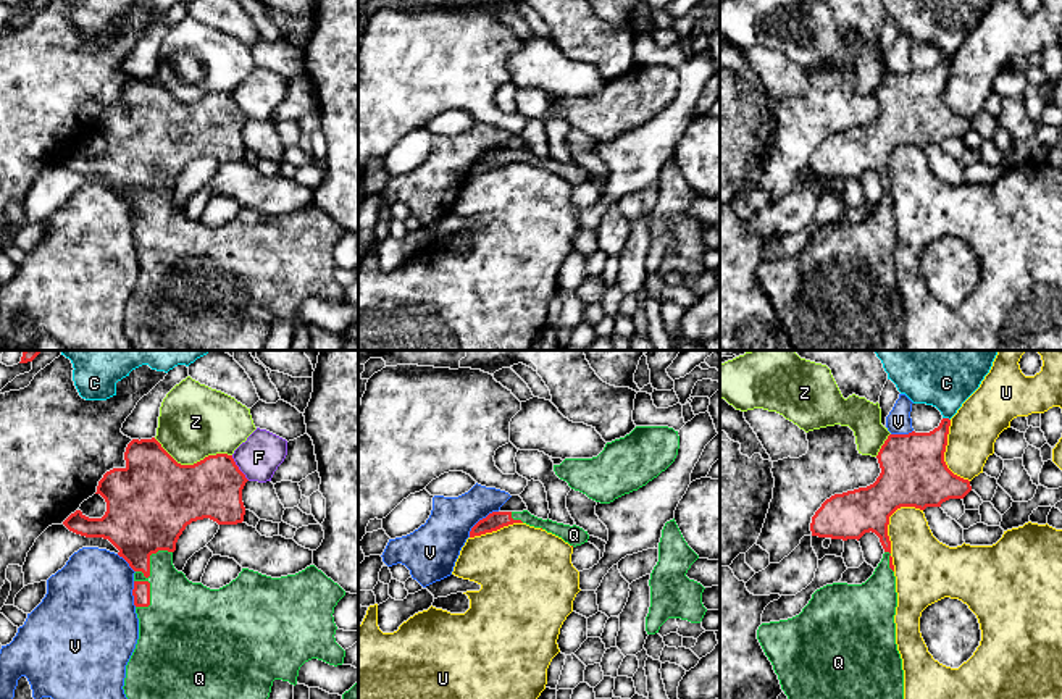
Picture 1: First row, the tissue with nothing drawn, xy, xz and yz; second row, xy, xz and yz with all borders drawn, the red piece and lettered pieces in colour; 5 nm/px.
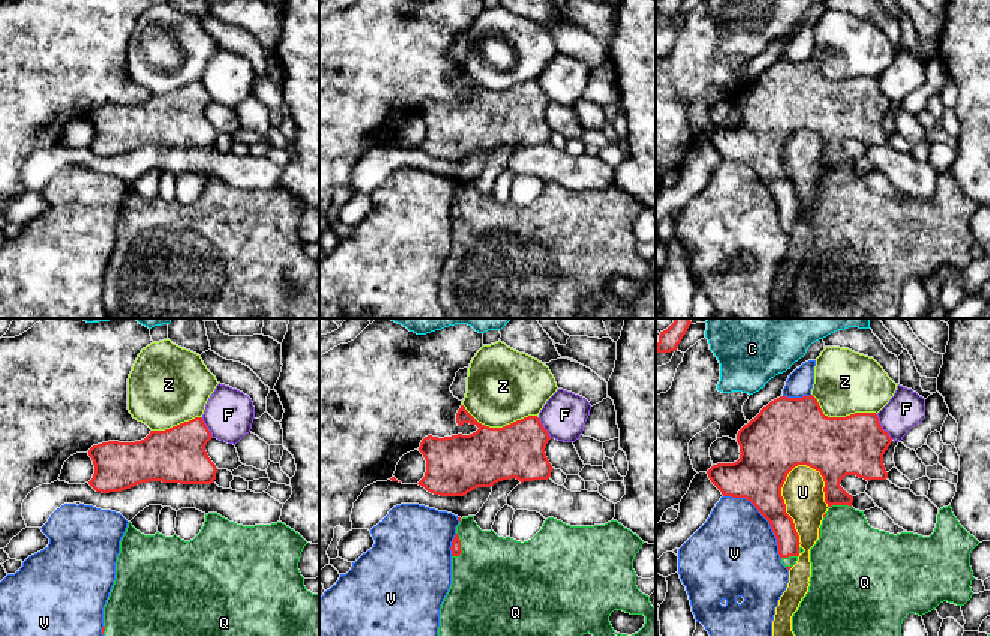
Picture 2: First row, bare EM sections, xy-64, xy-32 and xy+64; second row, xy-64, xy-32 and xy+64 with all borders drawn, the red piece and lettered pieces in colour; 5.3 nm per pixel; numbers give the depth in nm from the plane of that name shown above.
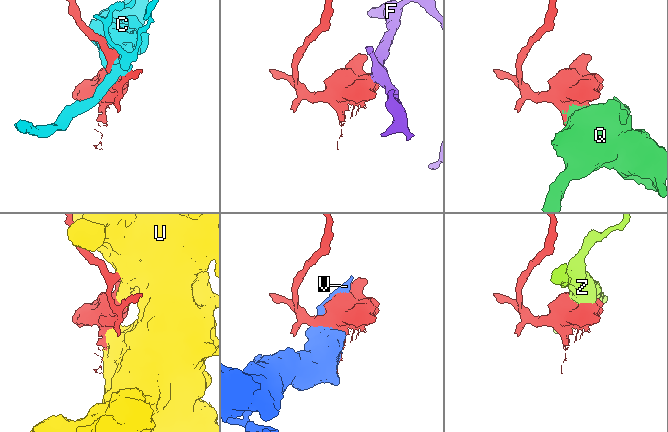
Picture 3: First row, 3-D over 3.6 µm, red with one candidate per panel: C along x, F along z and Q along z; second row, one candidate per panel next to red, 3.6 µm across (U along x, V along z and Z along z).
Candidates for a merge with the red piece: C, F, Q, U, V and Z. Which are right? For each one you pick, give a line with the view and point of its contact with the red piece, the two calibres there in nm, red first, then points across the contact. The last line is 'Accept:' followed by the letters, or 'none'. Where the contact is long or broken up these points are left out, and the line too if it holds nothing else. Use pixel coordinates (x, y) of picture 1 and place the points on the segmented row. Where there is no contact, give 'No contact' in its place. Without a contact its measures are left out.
Q: Touches red at xy (149, 575). Thickness 300 nm (red) against 340 nm
Accept: Q

